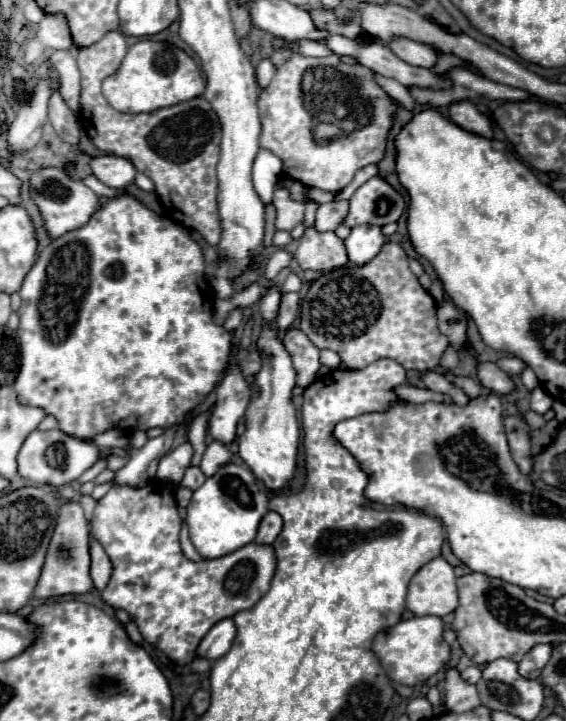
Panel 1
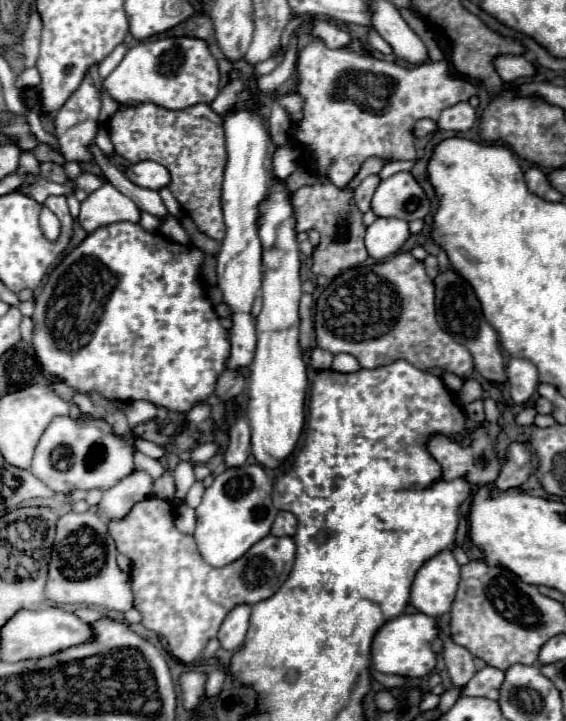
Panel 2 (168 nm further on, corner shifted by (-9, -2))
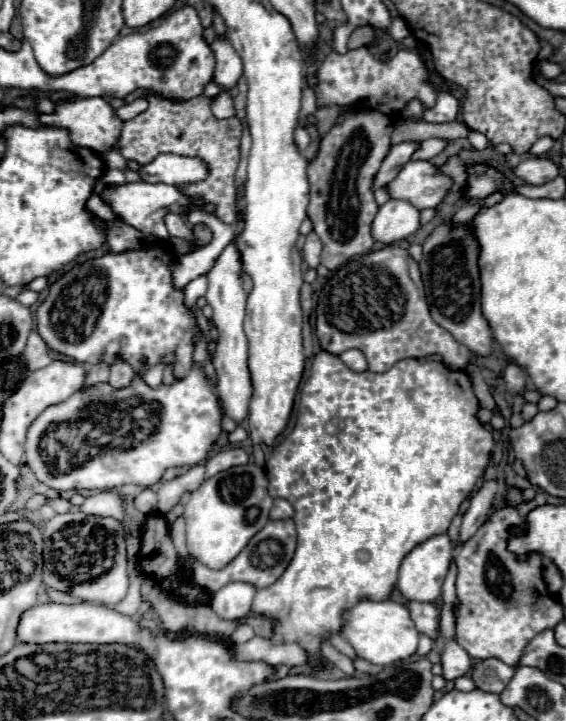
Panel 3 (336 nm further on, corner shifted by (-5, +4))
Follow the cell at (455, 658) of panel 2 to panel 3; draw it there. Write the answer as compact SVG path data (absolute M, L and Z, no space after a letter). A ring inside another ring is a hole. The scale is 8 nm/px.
M408 602L408 612L410 612L410 618L416 626L418 632L422 634L428 634L430 638L438 638L438 616L440 612L428 604L428 602Z

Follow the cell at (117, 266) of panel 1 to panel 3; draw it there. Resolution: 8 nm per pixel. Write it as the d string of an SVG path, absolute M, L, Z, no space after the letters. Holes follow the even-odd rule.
M164 242L164 246L156 244L148 252L108 252L102 258L74 266L50 286L48 298L40 304L36 312L38 334L52 350L90 366L100 360L112 364L114 356L122 354L140 374L158 362L174 362L174 376L182 378L182 374L186 374L192 366L192 336L198 332L198 324L194 312L184 306L184 292L178 292L172 286L172 274L168 266L174 260L174 252L168 246L170 244ZM142 356L148 360L146 364L140 364Z

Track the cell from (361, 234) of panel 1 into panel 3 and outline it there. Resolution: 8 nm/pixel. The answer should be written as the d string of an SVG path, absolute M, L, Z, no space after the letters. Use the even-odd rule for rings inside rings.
M388 200L384 206L380 206L372 222L374 238L384 244L404 240L418 228L420 228L420 210L406 200Z

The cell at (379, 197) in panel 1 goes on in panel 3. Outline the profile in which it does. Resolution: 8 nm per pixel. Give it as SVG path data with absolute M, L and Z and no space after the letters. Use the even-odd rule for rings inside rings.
M412 160L388 184L388 190L392 198L414 202L414 206L424 210L438 206L452 184L454 180L446 176L440 166L424 160Z

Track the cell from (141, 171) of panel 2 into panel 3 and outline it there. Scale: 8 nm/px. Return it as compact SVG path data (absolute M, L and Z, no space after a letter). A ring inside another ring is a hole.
M160 154L154 162L142 166L140 176L144 182L166 182L174 186L186 186L202 182L208 176L208 164L202 158Z

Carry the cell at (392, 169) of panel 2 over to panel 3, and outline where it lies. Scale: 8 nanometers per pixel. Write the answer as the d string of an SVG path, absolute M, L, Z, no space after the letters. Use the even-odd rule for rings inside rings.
M428 138L428 140L422 142L422 146L414 154L414 158L418 158L418 160L430 160L430 158L438 156L446 146L448 146L448 140L444 140L444 138Z

